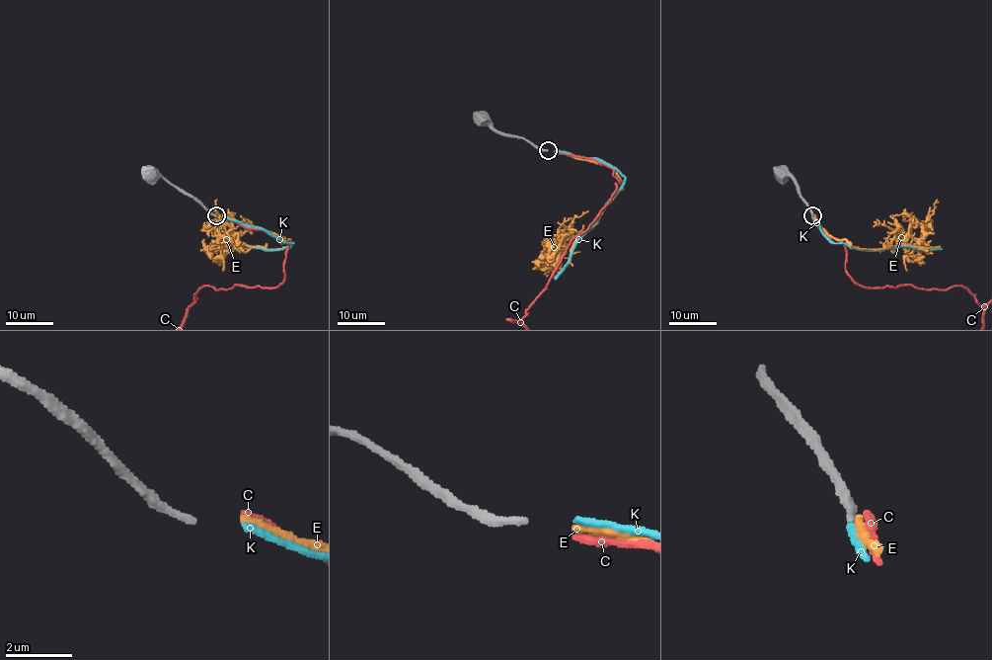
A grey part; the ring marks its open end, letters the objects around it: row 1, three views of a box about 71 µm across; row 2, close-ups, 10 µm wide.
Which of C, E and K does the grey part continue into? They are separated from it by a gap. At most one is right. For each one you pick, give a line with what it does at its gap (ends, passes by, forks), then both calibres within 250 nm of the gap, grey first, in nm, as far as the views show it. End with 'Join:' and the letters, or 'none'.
E: it ends | 240/260 nm
Join: E

